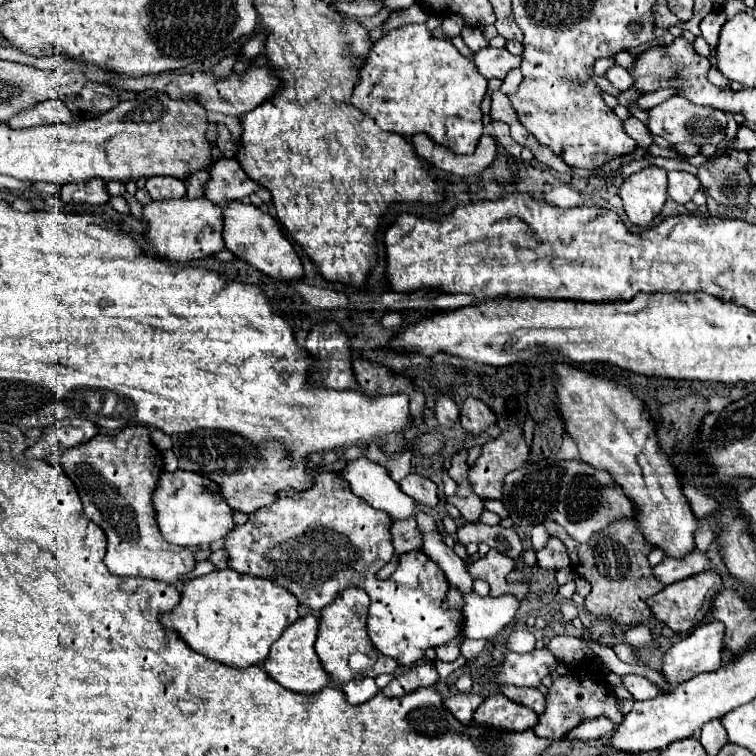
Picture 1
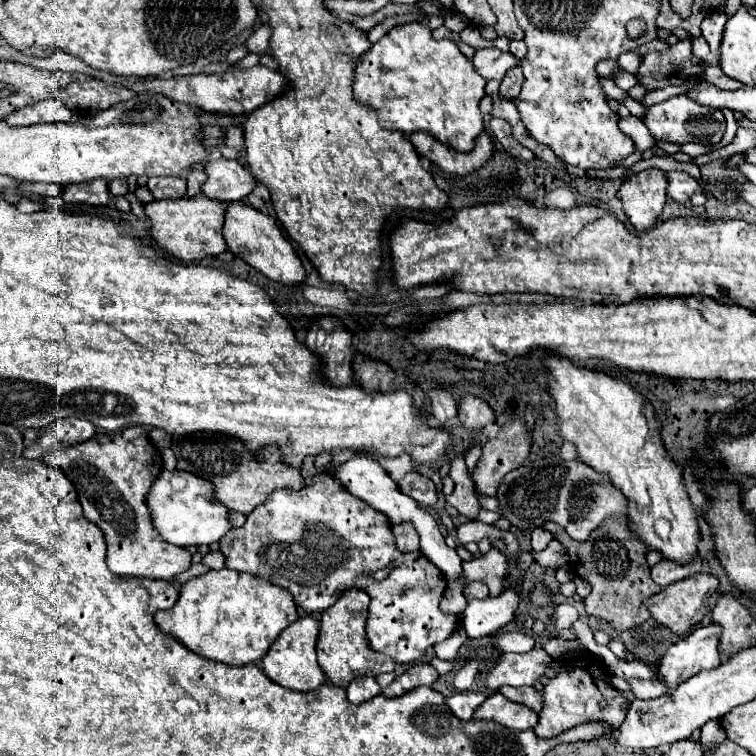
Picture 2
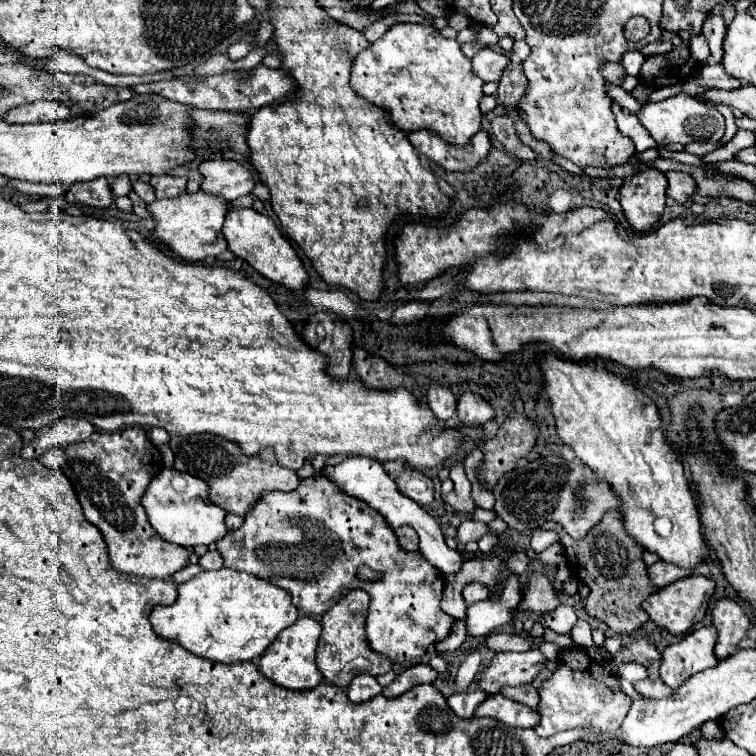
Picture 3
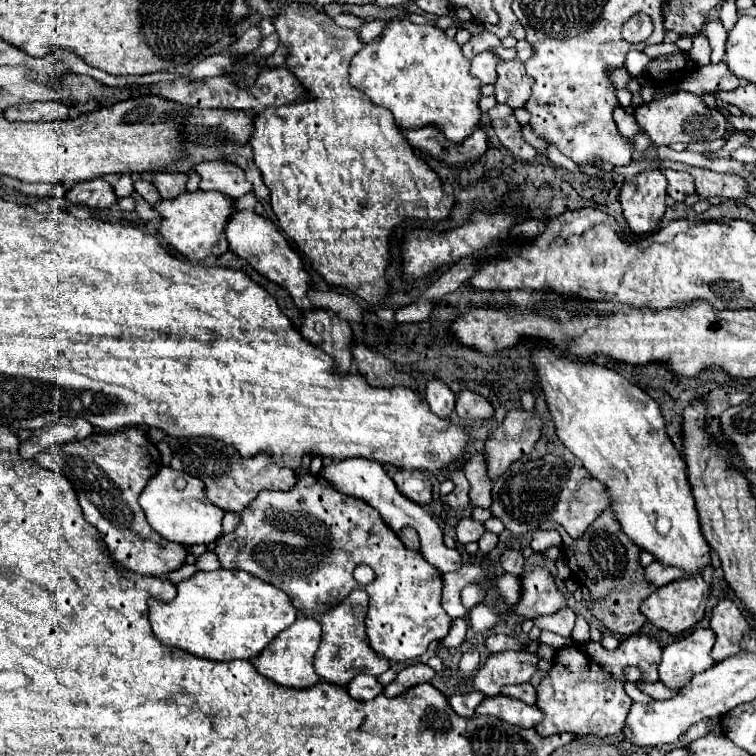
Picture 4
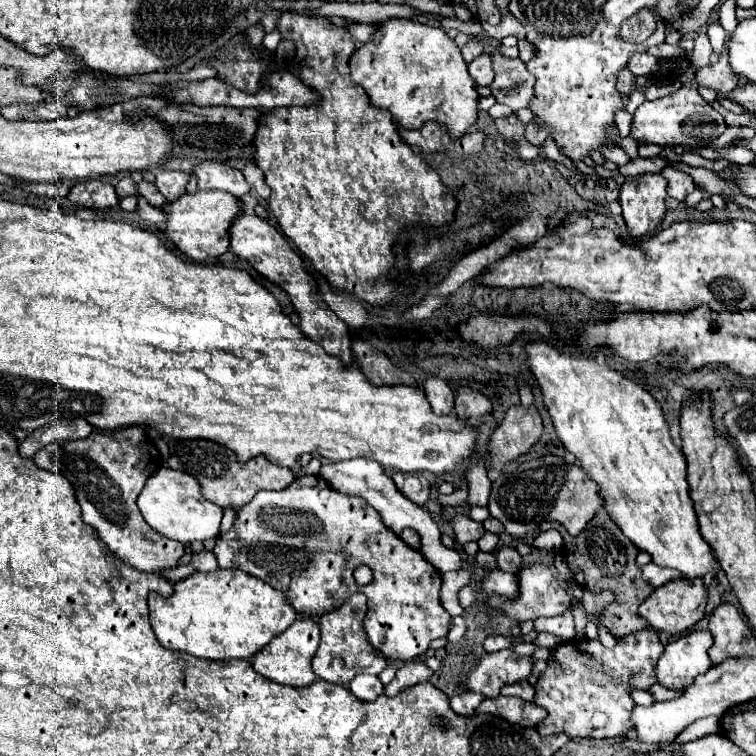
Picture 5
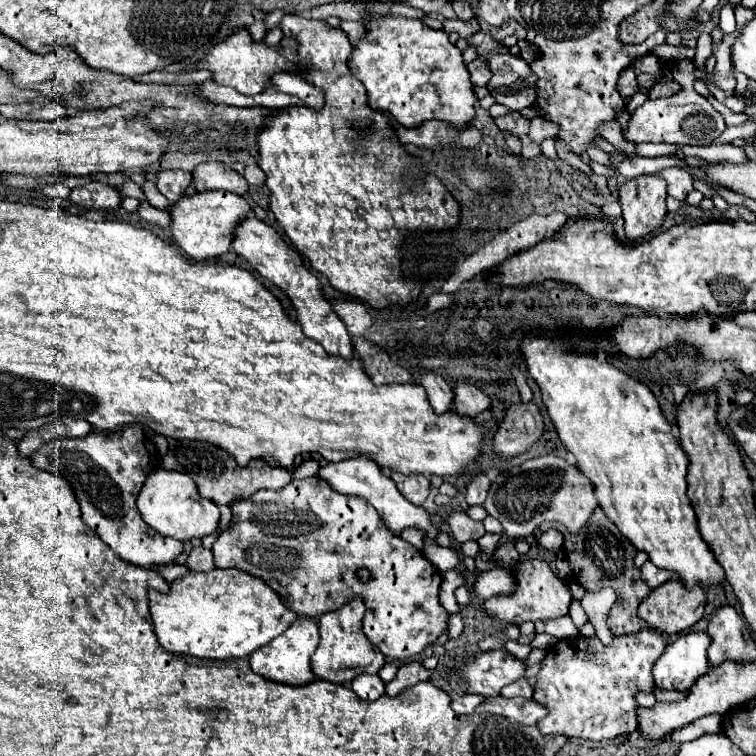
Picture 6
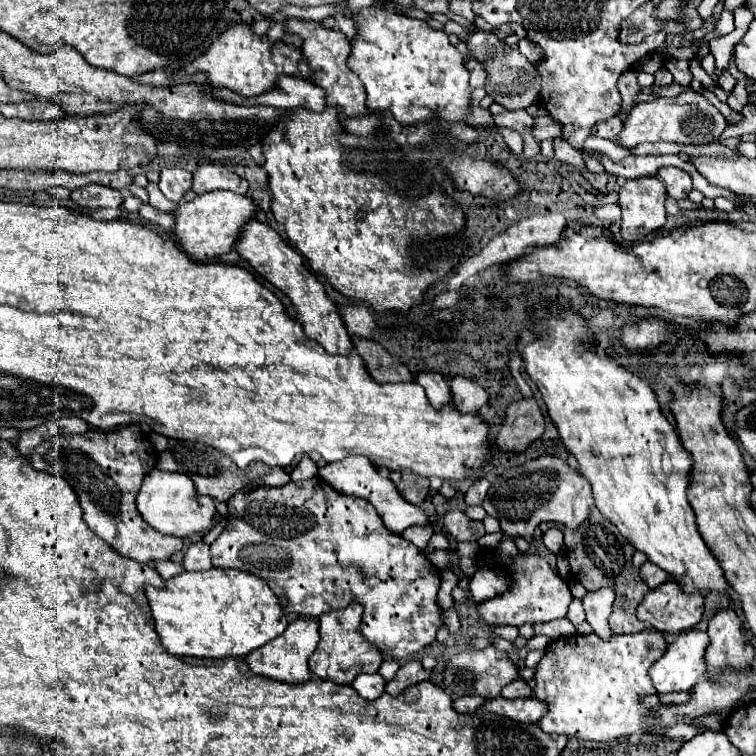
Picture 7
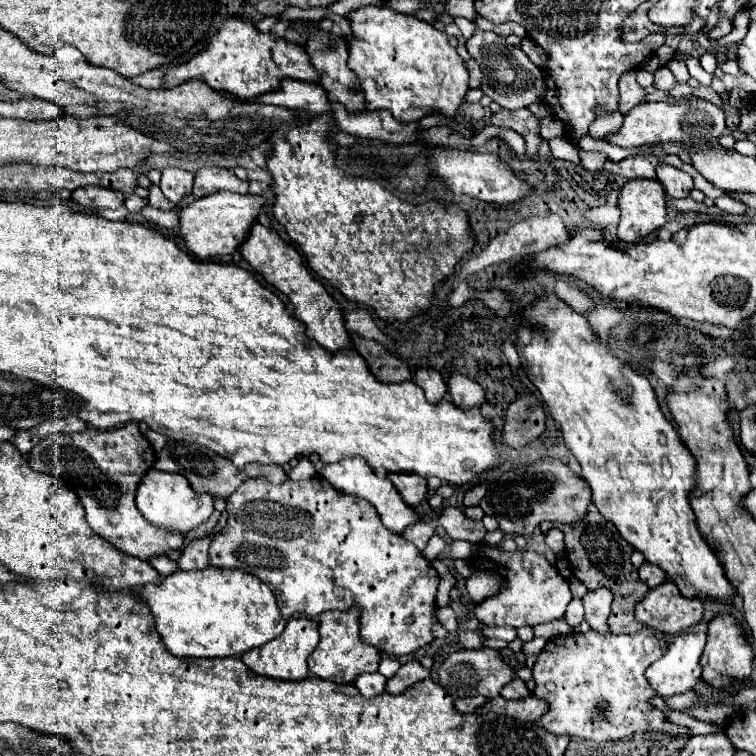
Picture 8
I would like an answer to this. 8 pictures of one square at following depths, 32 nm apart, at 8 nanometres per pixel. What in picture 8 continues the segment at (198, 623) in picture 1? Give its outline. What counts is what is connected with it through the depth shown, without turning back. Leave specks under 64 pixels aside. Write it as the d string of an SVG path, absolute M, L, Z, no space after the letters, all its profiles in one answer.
M214 566L192 572L180 570L162 578L160 586L146 584L138 592L152 610L164 646L170 654L182 658L242 656L280 636L288 622L282 618L272 590L260 578L242 570Z

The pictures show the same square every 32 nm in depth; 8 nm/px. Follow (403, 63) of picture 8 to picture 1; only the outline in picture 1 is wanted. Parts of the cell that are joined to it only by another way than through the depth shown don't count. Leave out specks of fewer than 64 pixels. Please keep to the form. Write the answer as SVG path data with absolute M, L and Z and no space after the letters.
M408 24L382 36L372 46L360 70L360 82L354 88L352 104L368 114L384 132L404 138L426 134L432 142L454 154L472 154L484 128L480 104L486 90L488 80L450 40L436 38L424 24Z

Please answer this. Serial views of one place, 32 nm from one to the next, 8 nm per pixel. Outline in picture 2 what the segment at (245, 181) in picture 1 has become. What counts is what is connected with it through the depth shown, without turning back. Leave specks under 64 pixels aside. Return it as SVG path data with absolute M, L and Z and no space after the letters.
M210 160L204 164L204 172L208 174L208 180L202 186L202 192L218 202L242 200L256 188L256 180L238 160Z

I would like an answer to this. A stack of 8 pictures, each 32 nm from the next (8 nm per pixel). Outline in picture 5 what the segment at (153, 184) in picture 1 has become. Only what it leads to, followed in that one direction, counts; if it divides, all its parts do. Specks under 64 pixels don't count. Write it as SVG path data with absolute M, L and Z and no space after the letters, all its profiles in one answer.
M162 170L156 174L156 188L162 192L162 196L168 202L174 202L176 198L180 198L180 194L186 192L186 184L188 184L190 174L186 172L170 172L170 170Z

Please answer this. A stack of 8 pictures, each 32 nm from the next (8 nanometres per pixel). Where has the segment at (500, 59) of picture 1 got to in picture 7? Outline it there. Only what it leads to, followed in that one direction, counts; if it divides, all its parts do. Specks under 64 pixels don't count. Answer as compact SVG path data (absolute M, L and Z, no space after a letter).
M470 60L470 62L466 62L466 68L468 68L468 72L470 72L470 86L472 86L472 88L484 86L488 74L486 74L486 70L482 68L482 64L480 64L478 60Z

